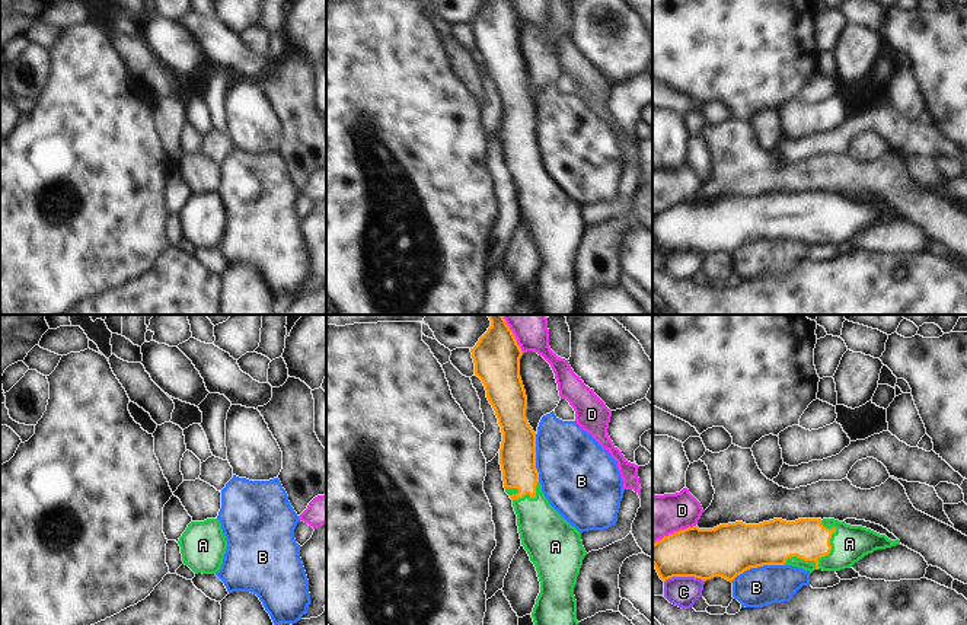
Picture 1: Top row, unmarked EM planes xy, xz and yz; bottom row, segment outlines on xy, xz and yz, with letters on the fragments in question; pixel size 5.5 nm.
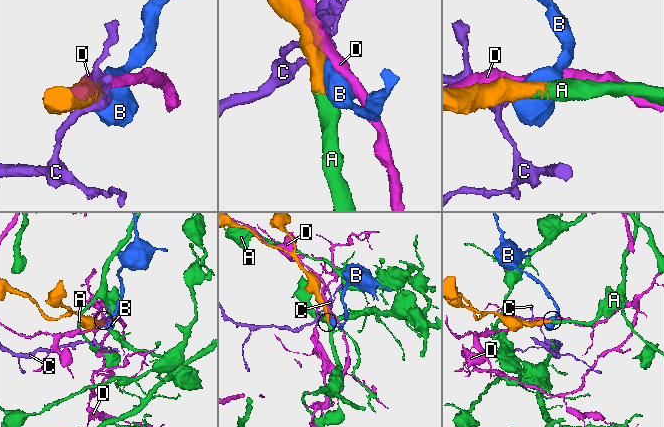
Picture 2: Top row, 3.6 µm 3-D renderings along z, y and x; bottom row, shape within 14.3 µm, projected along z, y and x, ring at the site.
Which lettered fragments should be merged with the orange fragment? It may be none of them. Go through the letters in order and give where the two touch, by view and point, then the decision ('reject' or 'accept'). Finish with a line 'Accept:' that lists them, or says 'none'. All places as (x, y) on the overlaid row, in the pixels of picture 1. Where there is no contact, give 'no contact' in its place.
A: meets orange in yz at (817, 561); accept
B: meets orange in yz at (758, 565); reject
C: meets orange in yz at (683, 576); reject
D: meets orange in yz at (675, 532); reject
Accept: A

